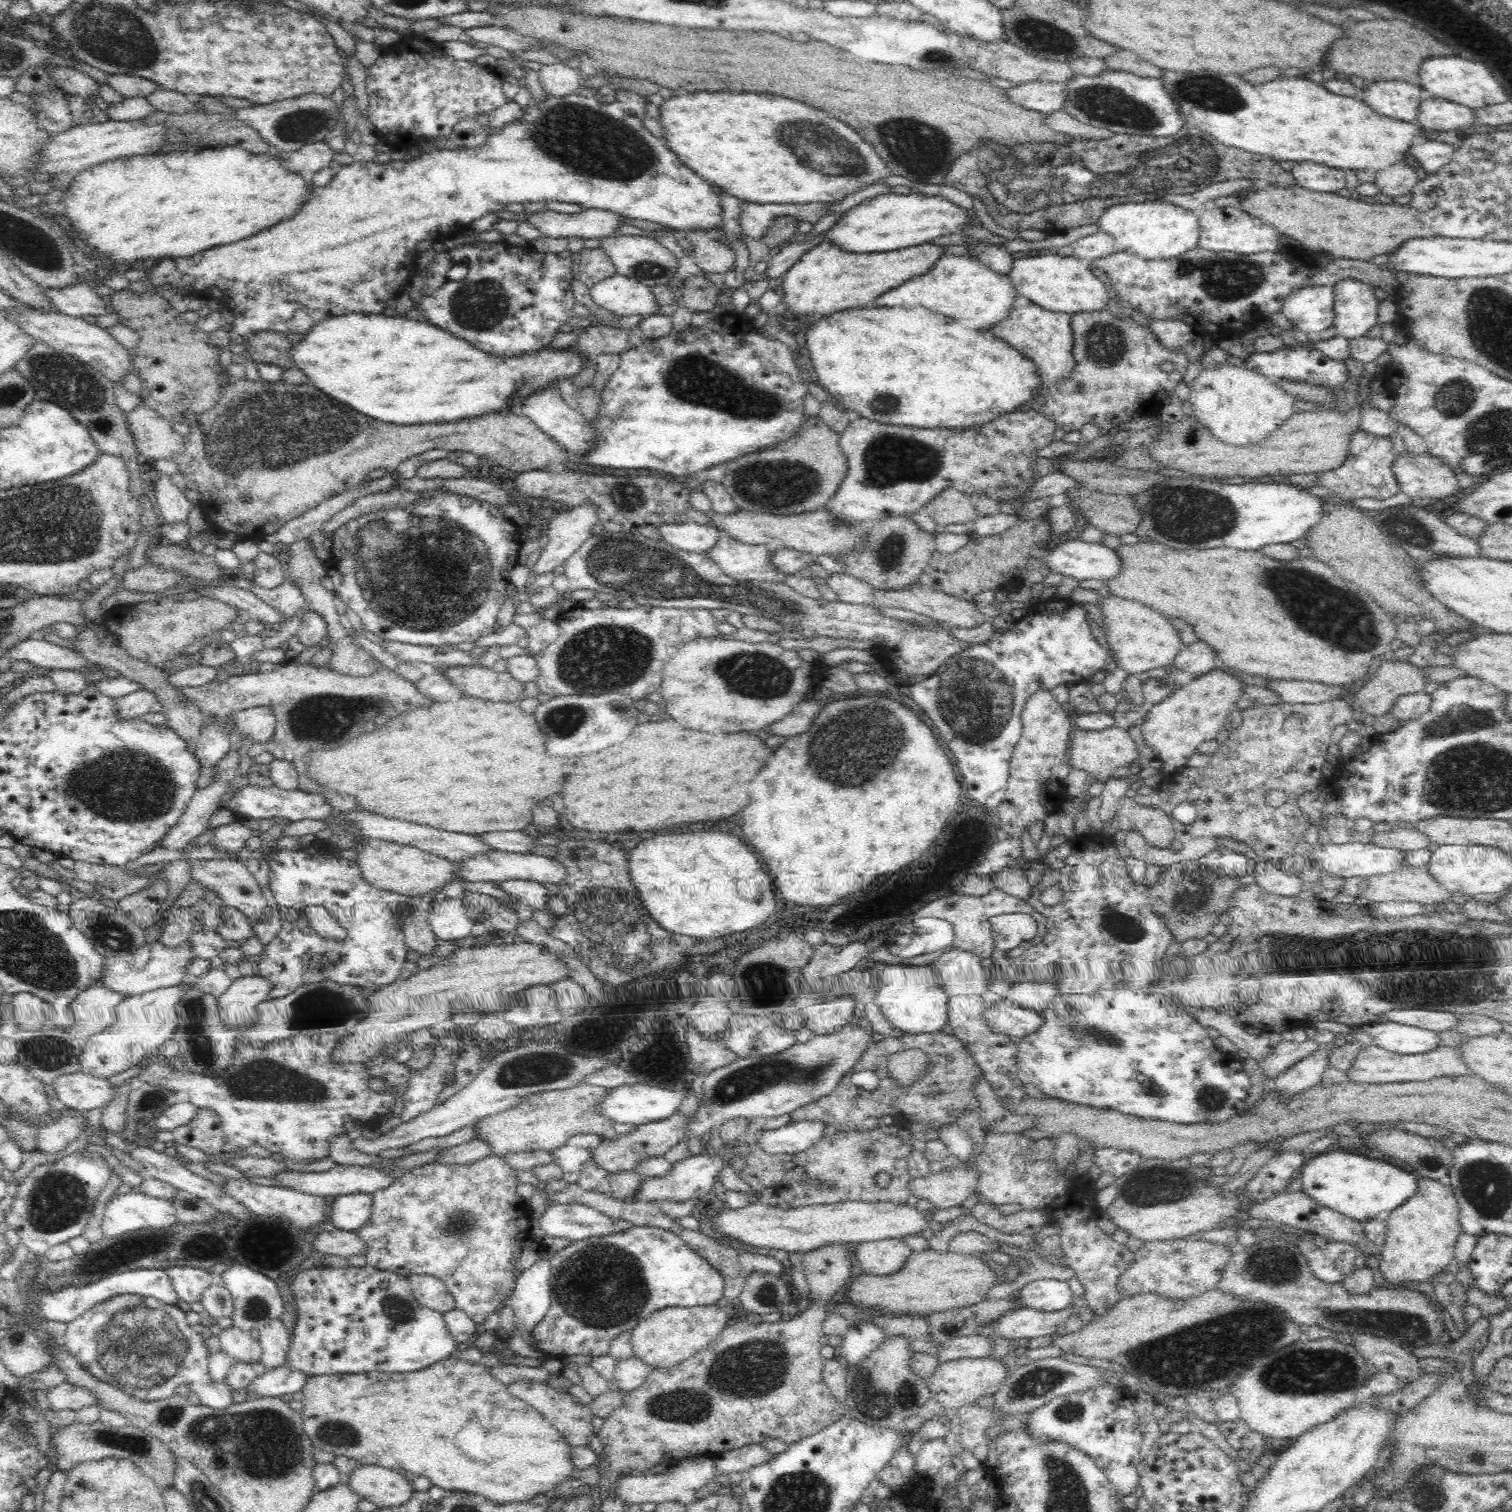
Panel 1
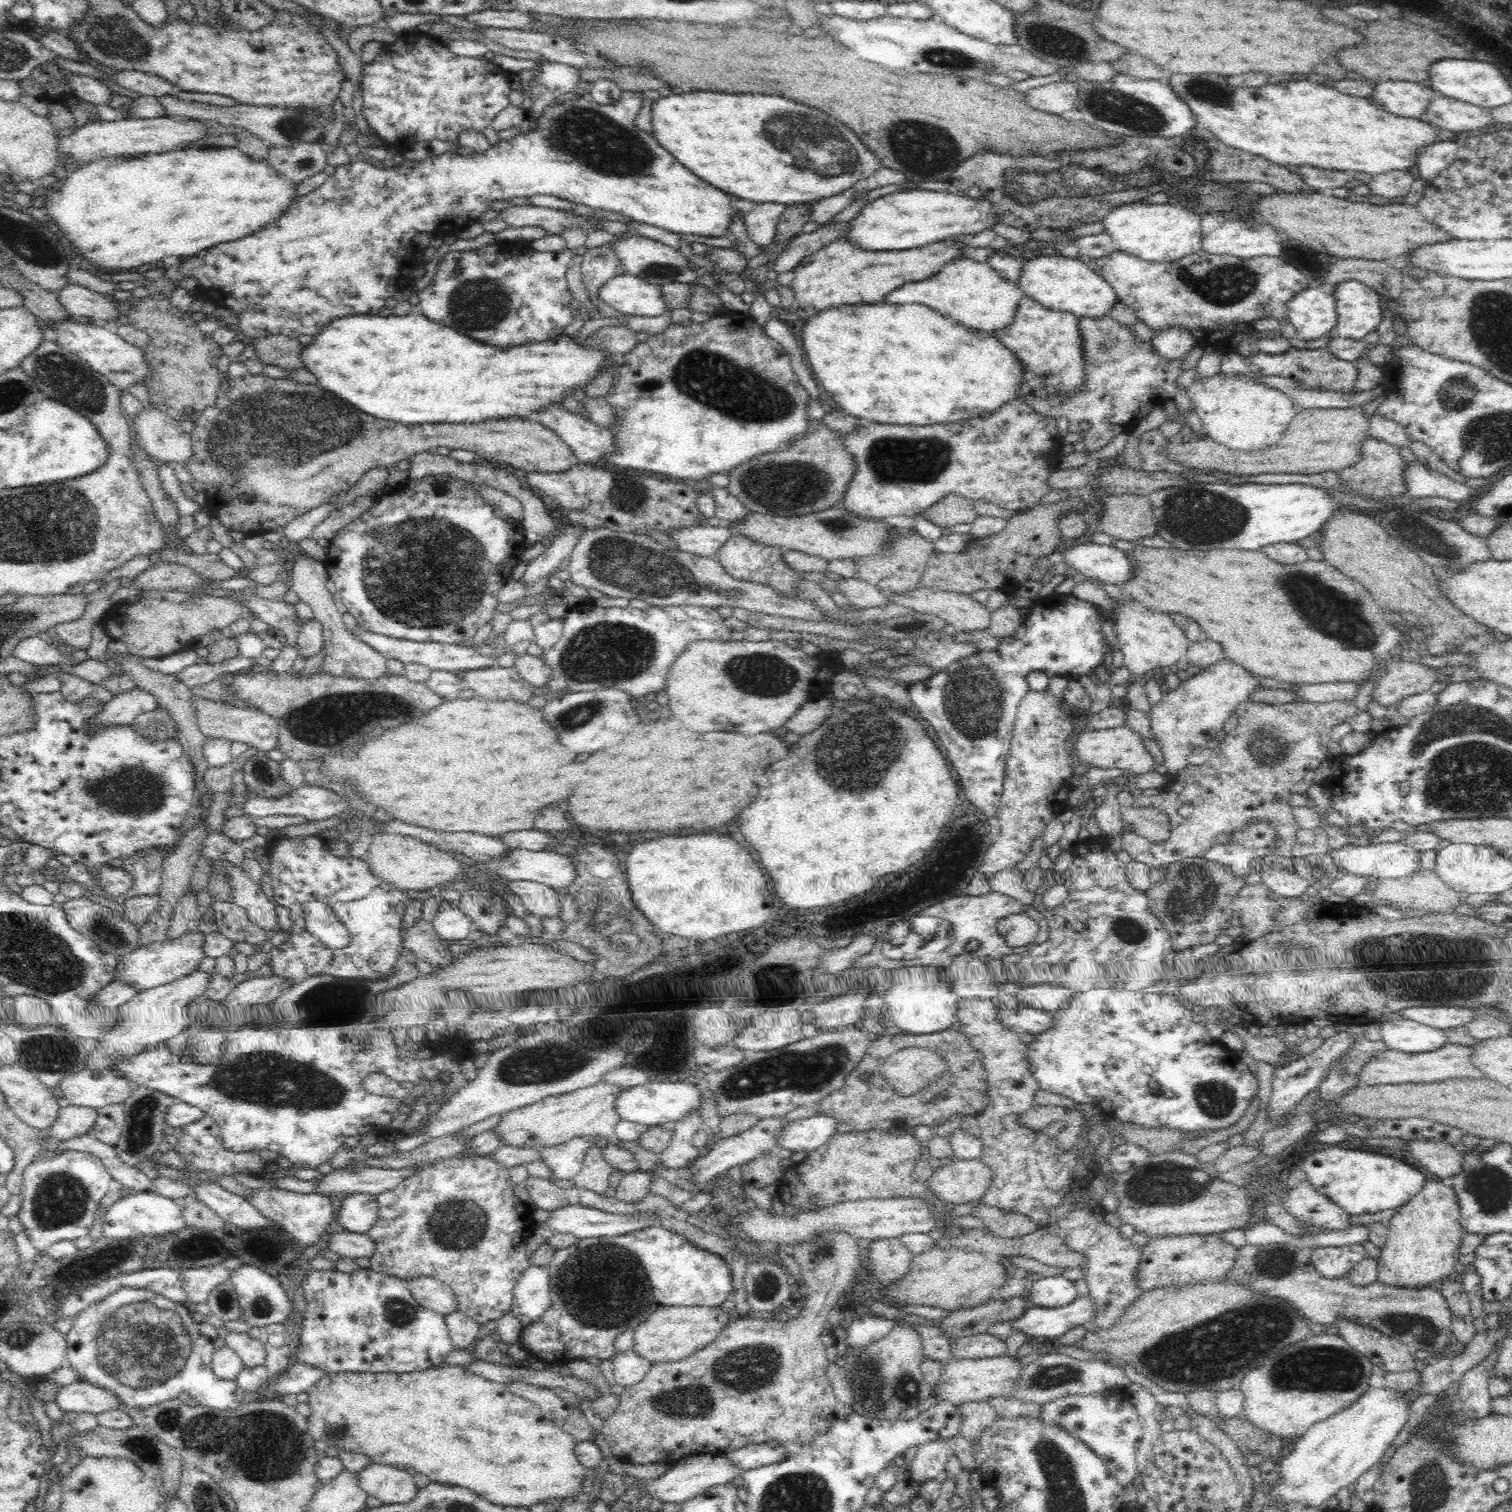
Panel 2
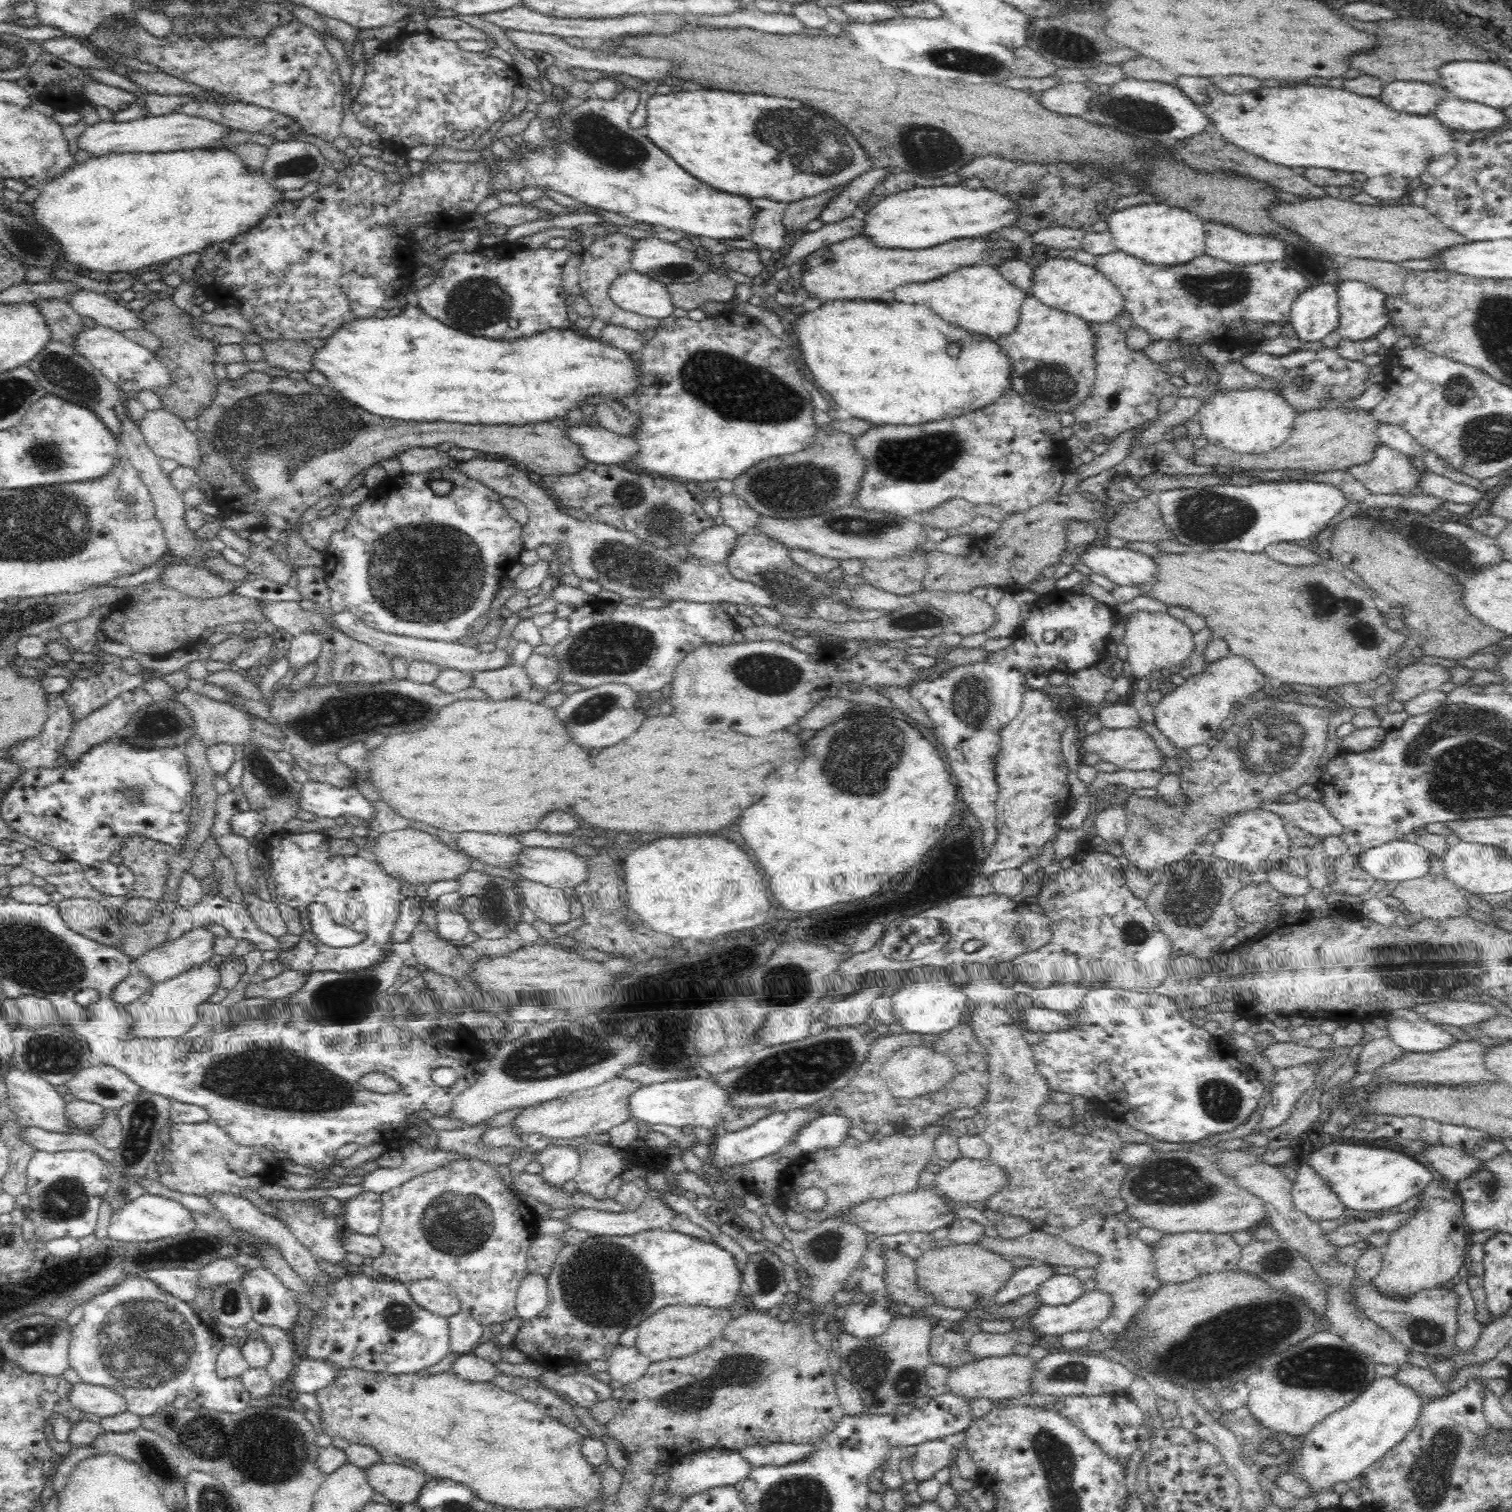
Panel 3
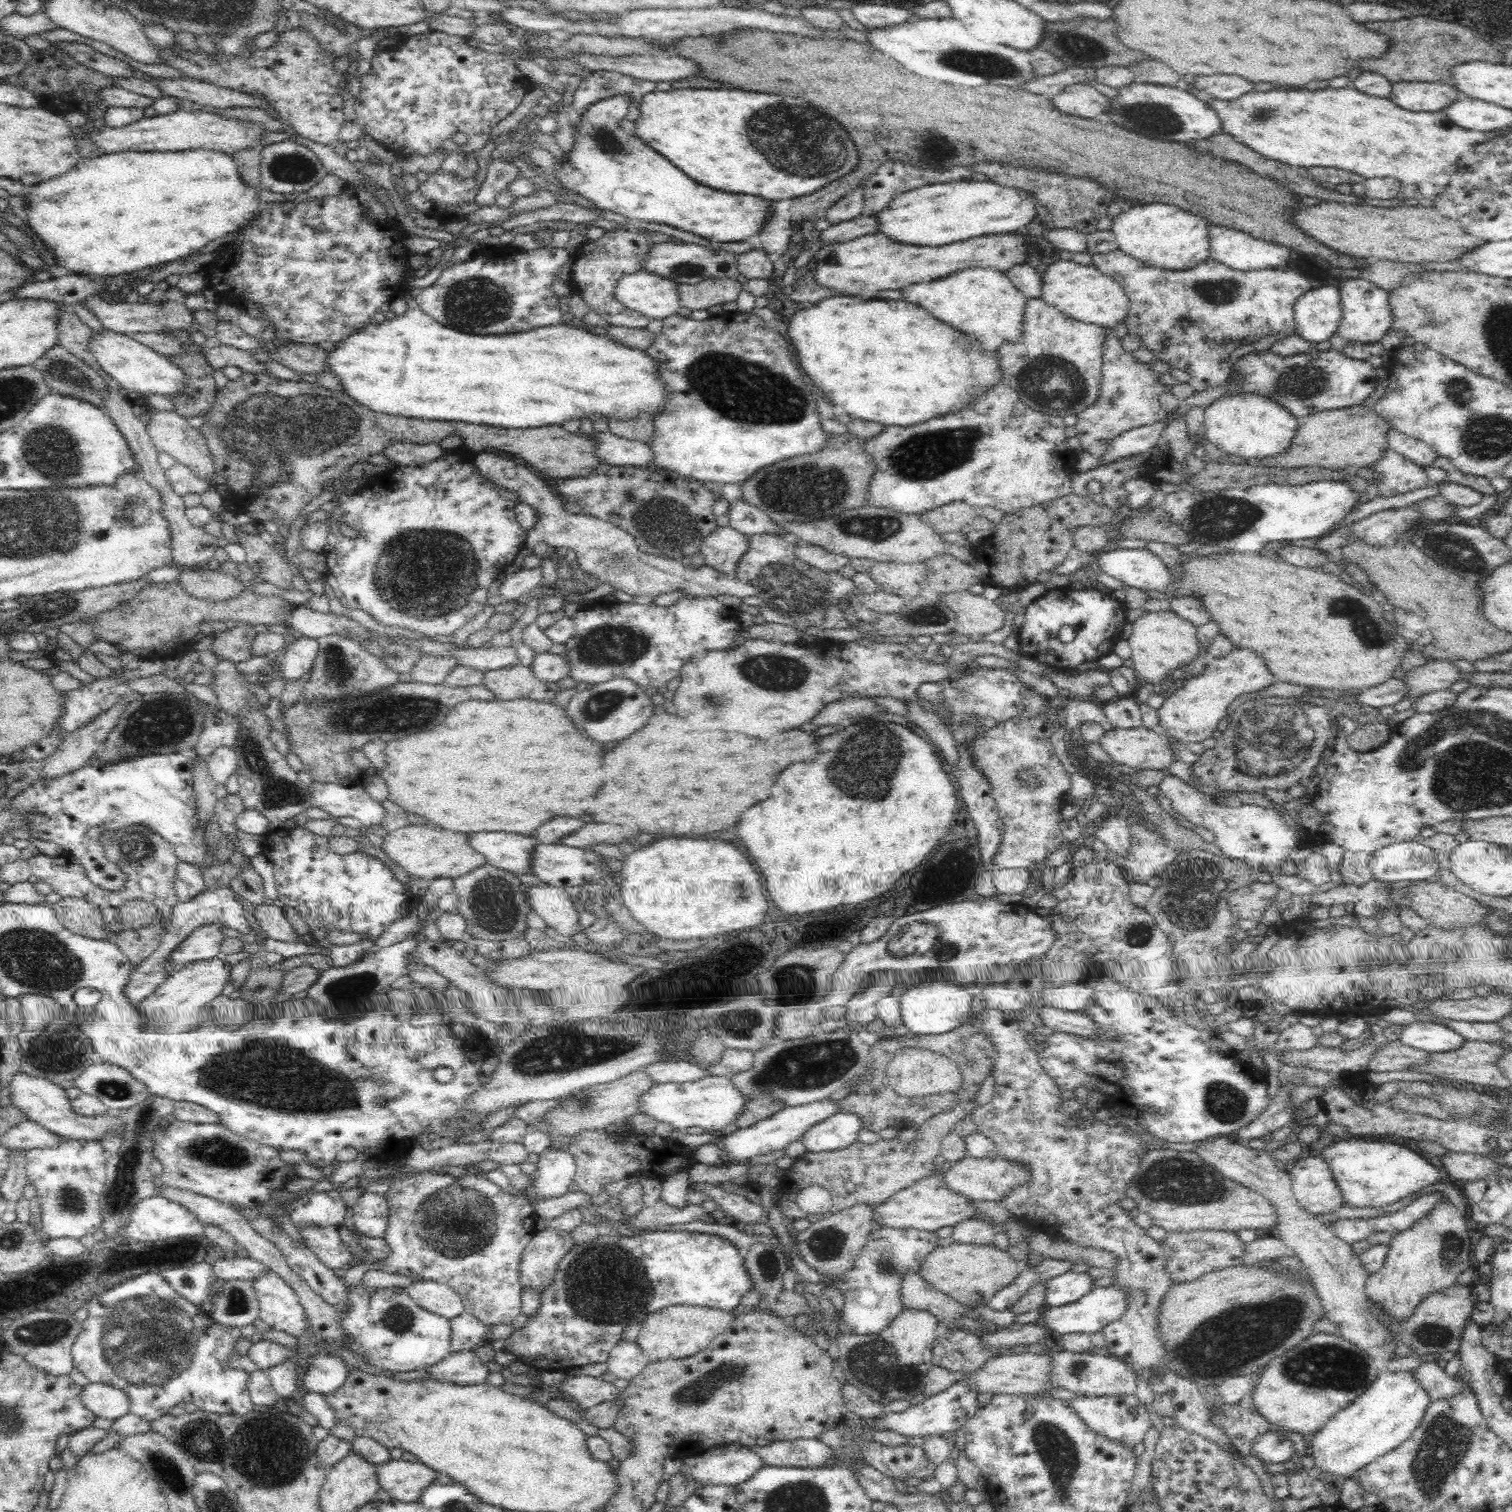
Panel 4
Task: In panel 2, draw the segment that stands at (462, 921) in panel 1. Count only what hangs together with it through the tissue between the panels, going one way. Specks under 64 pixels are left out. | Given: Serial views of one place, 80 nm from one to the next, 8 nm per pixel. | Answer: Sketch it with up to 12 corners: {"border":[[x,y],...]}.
{"border":[[443,900],[430,920],[442,940],[468,938],[472,921]]}

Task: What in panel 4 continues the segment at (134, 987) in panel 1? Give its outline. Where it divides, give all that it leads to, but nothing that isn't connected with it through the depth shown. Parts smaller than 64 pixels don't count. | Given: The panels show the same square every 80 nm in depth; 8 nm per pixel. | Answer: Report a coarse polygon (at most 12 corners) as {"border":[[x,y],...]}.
{"border":[[222,924],[192,931],[168,952],[168,976],[220,952]]}

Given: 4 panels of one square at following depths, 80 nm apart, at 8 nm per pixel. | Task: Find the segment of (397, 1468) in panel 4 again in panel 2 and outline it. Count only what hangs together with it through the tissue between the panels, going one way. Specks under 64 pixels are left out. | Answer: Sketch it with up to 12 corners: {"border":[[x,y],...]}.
{"border":[[372,1462],[356,1473],[360,1489],[384,1505],[417,1491],[406,1470]]}

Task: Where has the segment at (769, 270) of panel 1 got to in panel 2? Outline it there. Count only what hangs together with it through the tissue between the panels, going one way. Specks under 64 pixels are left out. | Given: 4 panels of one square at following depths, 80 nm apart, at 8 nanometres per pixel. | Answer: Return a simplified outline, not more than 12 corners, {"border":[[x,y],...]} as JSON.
{"border":[[848,224],[826,225],[793,237],[774,260],[777,274],[845,234]]}

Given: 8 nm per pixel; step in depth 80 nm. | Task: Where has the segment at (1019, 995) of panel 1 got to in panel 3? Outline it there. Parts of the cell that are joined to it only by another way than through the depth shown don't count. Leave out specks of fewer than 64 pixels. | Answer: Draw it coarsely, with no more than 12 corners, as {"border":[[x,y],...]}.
{"border":[[1066,983],[1032,989],[1031,1006],[1066,1013],[1088,989]]}

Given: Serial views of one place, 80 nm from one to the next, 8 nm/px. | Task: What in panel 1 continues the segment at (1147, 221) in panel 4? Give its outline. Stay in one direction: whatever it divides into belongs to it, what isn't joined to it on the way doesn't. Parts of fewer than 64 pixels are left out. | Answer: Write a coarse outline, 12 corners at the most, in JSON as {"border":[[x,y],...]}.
{"border":[[1119,203],[1096,225],[1115,253],[1175,258],[1198,245],[1197,212]]}

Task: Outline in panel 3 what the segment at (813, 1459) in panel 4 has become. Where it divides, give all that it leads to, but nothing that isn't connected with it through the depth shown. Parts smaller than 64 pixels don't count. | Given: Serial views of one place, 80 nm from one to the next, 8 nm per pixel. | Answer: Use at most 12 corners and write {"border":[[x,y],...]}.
{"border":[[757,1443],[738,1453],[756,1468],[800,1462],[810,1444]]}

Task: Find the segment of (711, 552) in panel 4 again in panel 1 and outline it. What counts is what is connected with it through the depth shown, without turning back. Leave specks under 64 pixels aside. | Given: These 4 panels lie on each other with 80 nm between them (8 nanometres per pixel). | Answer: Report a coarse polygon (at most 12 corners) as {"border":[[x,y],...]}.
{"border":[[689,520],[656,524],[660,540],[706,553],[720,529]]}

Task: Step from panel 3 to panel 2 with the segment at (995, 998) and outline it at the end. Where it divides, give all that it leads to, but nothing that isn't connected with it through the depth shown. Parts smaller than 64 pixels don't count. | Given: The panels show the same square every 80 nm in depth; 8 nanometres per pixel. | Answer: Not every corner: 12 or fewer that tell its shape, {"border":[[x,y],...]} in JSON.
{"border":[[971,952],[947,968],[960,998],[994,998],[998,986]]}

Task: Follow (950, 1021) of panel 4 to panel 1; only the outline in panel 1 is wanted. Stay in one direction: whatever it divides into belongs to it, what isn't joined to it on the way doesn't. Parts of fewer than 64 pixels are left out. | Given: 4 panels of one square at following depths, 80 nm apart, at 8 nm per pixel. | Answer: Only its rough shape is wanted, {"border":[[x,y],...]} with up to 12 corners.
{"border":[[886,964],[874,1004],[892,1028],[946,1026],[945,988],[929,966]]}

